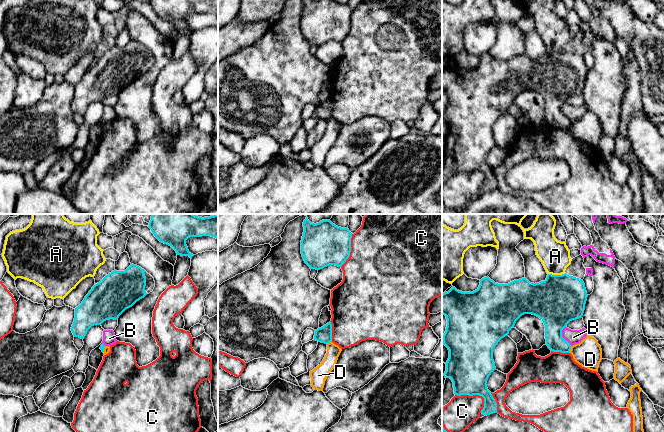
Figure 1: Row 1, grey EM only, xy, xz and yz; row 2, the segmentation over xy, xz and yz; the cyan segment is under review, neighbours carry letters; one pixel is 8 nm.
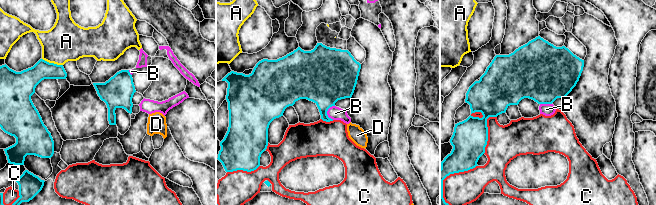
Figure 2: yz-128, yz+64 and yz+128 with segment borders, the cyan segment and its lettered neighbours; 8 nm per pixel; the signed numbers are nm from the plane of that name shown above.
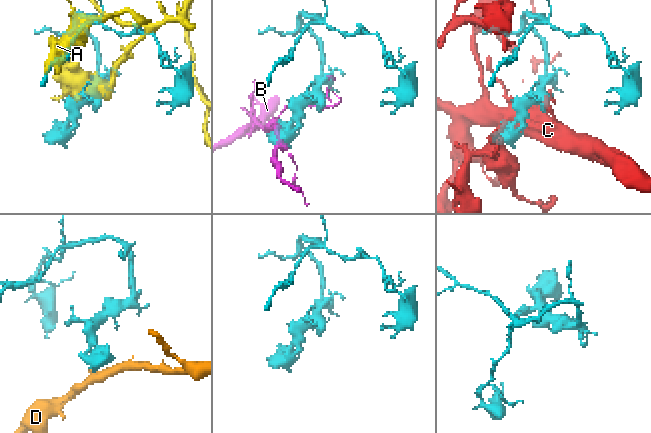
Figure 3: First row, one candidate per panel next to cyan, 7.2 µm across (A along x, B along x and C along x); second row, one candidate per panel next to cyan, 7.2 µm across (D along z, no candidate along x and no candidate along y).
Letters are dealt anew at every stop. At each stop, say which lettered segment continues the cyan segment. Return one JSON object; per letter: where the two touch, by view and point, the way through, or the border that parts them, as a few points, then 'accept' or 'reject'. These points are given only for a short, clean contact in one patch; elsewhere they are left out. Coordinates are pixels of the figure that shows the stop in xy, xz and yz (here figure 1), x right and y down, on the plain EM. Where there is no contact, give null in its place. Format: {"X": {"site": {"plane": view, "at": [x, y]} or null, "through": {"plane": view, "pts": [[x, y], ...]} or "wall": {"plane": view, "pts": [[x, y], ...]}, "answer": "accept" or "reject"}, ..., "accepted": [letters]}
{"A": {"site": {"plane": "yz", "at": [556, 51]}, "answer": "reject"}, "B": {"site": {"plane": "yz", "at": [561, 112]}, "answer": "reject"}, "C": {"site": {"plane": "yz", "at": [476, 170]}, "answer": "reject"}, "D": {"site": {"plane": "yz", "at": [570, 125]}, "wall": {"plane": "yz", "pts": [[571, 122], [569, 128]]}, "answer": "reject"}, "accepted": []}

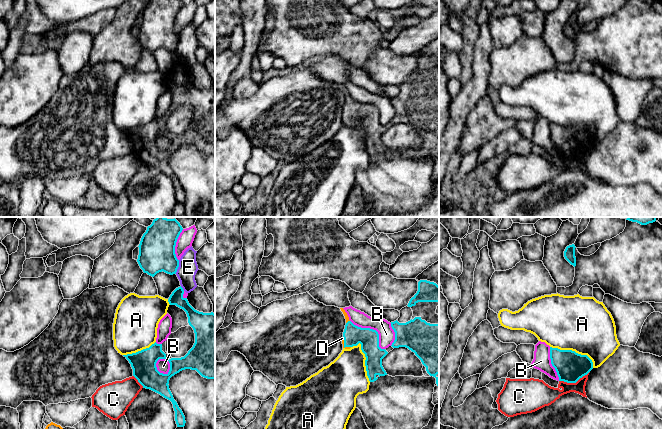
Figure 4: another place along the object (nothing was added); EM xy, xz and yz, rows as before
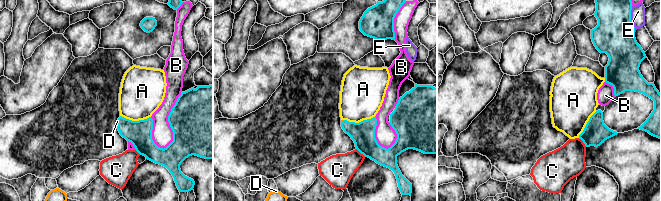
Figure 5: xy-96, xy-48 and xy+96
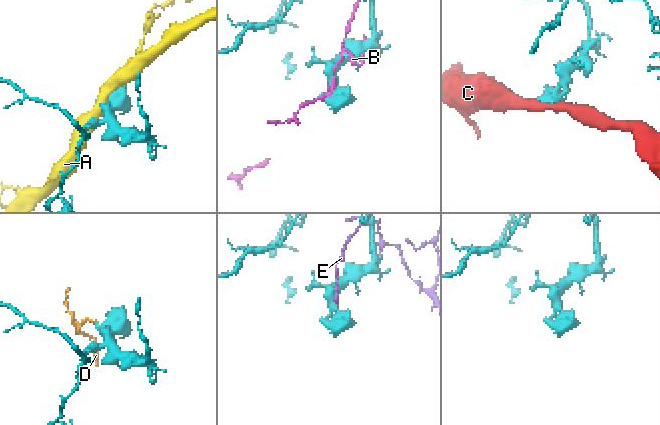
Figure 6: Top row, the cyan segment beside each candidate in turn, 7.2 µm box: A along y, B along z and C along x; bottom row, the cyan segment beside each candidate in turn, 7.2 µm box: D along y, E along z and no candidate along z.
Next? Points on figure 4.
{"A": {"site": {"plane": "yz", "at": [574, 127]}, "answer": "reject"}, "B": {"site": {"plane": "xz", "at": [372, 105]}, "answer": "reject"}, "C": {"site": {"plane": "yz", "at": [574, 158]}, "answer": "reject"}, "D": {"site": {"plane": "xz", "at": [344, 120]}, "through": {"plane": "xz", "pts": [[353, 111], [344, 120], [342, 114]]}, "answer": "accept"}, "E": {"site": {"plane": "xy", "at": [178, 42]}, "answer": "reject"}, "accepted": ["D"]}

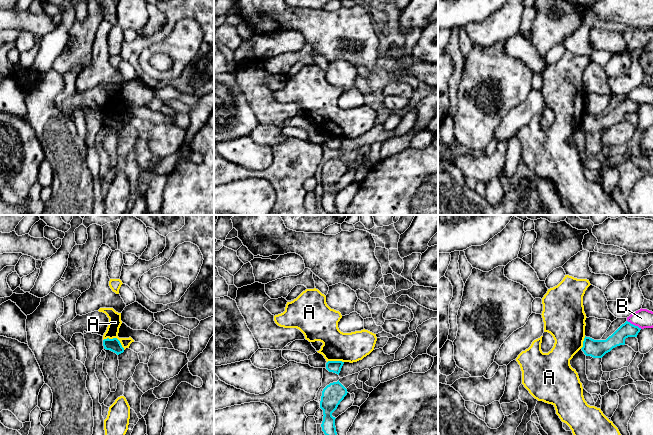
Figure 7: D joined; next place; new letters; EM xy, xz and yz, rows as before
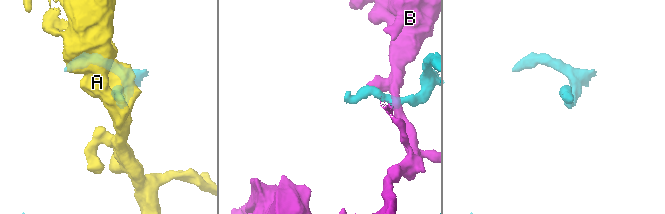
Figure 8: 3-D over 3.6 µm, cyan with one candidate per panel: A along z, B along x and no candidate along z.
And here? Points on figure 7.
{"A": {"site": {"plane": "xy", "at": [115, 114]}, "wall": {"plane": "xy", "pts": [[103, 115], [116, 114], [124, 125]]}, "answer": "reject"}, "B": {"site": {"plane": "yz", "at": [634, 101]}, "wall": {"plane": "yz", "pts": [[627, 96], [641, 104]]}, "answer": "reject"}, "accepted": []}

